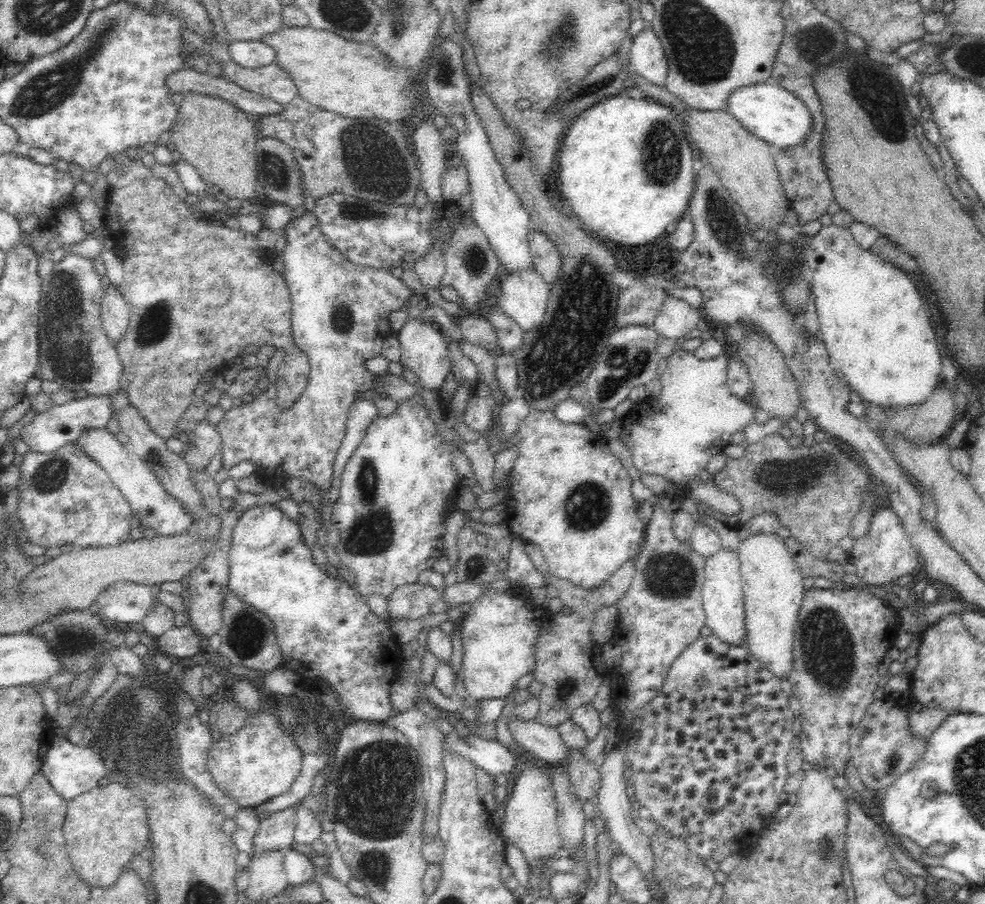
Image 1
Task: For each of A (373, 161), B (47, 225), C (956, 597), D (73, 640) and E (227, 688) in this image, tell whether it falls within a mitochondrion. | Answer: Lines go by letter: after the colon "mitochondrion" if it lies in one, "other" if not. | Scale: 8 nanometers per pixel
A: mitochondrion
B: other
C: other
D: mitochondrion
E: other

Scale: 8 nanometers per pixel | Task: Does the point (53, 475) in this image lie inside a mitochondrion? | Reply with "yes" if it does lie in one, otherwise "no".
yes

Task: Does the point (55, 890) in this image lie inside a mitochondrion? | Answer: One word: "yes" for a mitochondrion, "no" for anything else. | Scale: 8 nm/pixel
no

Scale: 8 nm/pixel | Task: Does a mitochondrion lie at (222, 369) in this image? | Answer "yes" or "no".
no

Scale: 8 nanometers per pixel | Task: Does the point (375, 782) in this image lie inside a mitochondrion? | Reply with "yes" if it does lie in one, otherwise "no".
yes

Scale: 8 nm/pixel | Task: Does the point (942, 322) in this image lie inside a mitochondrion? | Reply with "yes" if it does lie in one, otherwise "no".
no

